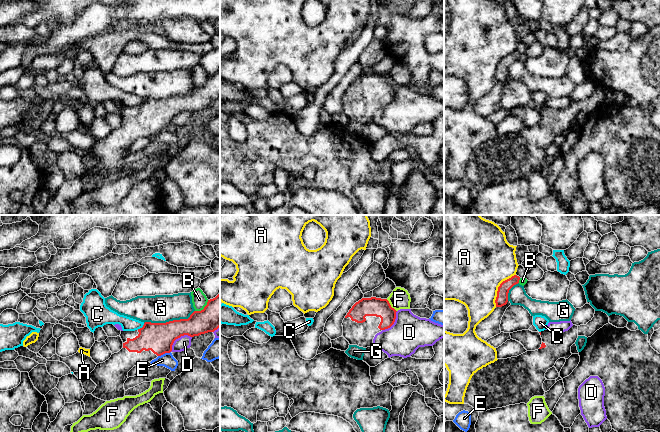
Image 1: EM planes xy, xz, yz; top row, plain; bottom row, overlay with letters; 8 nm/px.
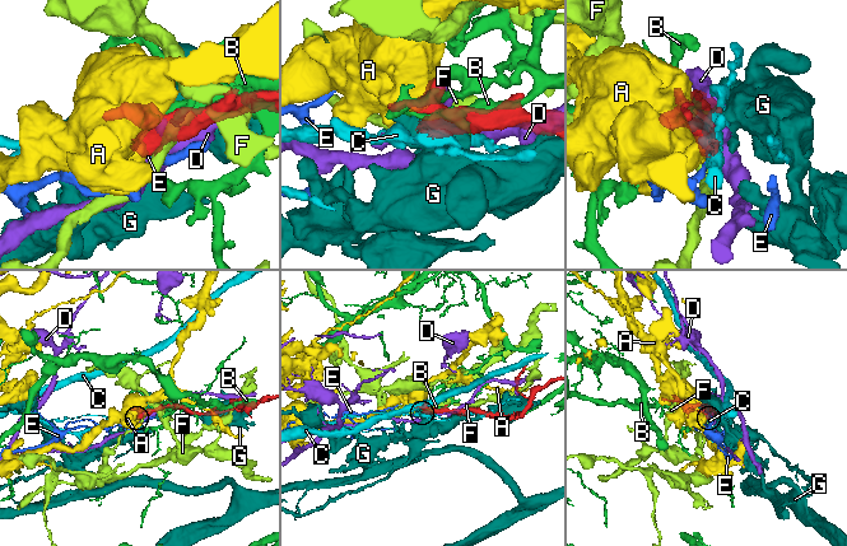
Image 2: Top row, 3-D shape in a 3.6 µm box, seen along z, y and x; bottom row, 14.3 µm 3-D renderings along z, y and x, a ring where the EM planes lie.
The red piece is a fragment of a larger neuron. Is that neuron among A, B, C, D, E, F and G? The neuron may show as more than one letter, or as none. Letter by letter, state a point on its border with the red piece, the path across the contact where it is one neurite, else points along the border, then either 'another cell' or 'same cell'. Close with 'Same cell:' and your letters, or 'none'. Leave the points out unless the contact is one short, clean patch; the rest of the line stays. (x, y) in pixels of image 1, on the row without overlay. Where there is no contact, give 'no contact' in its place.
A: contact yz (498, 64); another cell
B: contact xy (204, 84); another cell
C: contact xy (142, 103); another cell
D: contact xy (177, 114); another cell
E: contact xy (164, 129); border xy (170, 127), (158, 132); another cell
F: contact xz (390, 81); another cell
G: contact xy (169, 97); another cell
Same cell: none

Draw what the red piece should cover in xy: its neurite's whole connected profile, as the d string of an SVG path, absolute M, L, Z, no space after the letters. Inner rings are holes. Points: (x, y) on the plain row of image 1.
M220 69L208 76L201 87L194 87L188 95L166 99L145 98L135 107L121 107L123 124L103 139L96 141L87 152L97 161L94 173L110 177L125 172L124 159L128 148L140 137L151 138L172 127L174 117L181 112L199 112L220 103Z

